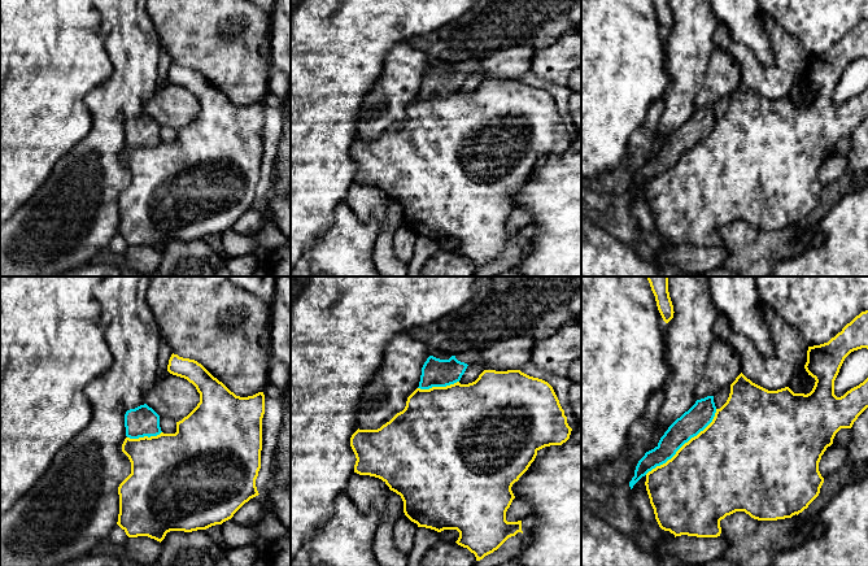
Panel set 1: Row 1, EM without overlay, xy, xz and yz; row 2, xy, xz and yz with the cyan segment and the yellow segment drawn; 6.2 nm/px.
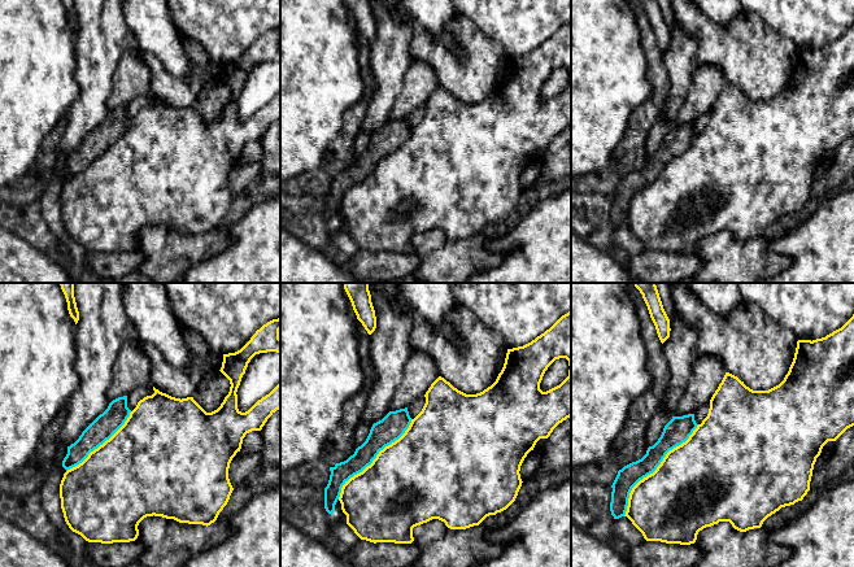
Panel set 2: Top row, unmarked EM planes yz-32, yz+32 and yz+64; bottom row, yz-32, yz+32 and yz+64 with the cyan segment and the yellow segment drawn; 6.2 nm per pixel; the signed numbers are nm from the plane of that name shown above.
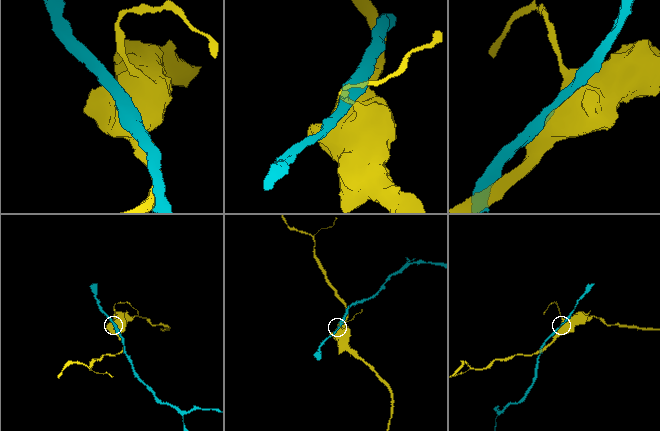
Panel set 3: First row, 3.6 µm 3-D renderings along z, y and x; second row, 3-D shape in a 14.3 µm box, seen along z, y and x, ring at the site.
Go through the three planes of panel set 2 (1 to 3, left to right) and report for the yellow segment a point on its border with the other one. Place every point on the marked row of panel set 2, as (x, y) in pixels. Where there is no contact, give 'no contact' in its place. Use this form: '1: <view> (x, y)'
1: yz-32 (100, 444)
2: yz+32 (374, 458)
3: yz+64 (654, 470)

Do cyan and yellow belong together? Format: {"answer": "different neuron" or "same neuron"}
{"answer": "different neuron"}

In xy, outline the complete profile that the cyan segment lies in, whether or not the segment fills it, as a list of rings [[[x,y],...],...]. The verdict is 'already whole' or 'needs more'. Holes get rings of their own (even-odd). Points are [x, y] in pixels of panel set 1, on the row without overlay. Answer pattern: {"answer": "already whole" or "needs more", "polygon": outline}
{"answer": "already whole", "polygon": [[[147,113],[130,118],[125,123],[126,145],[139,148],[160,144],[160,125]]]}

